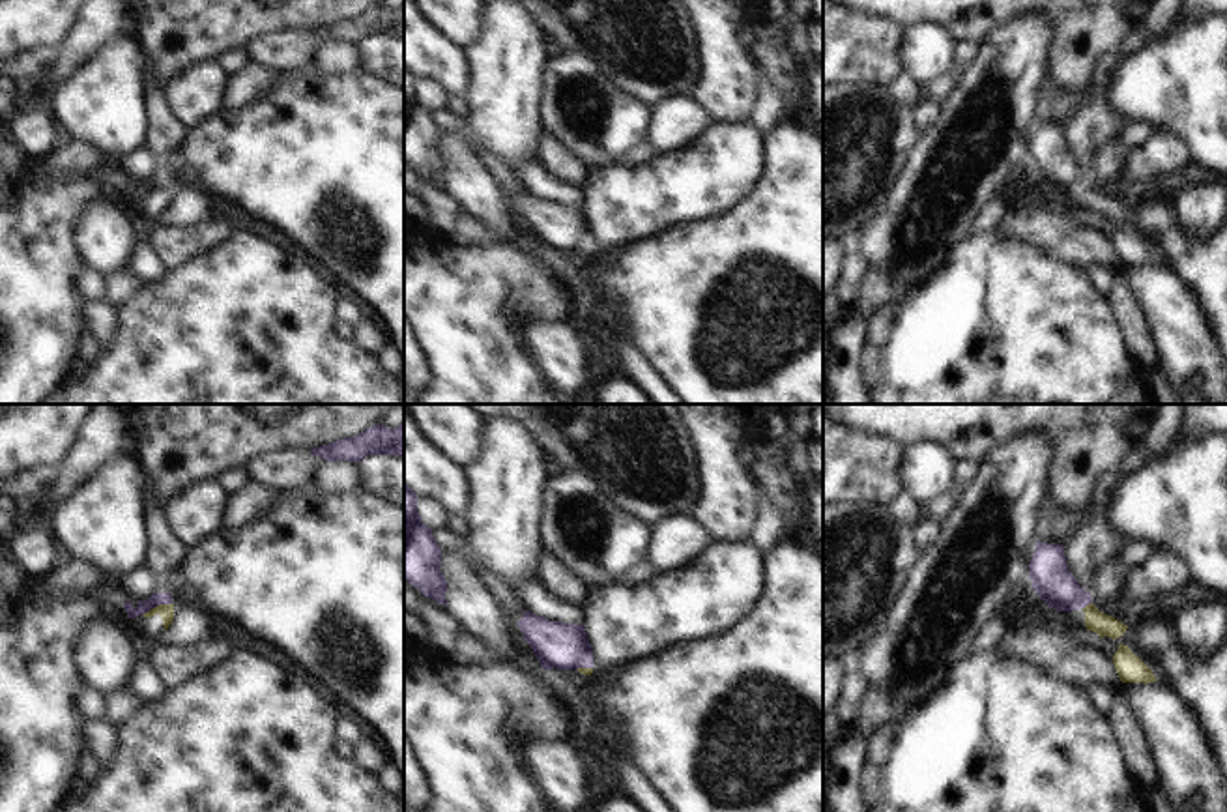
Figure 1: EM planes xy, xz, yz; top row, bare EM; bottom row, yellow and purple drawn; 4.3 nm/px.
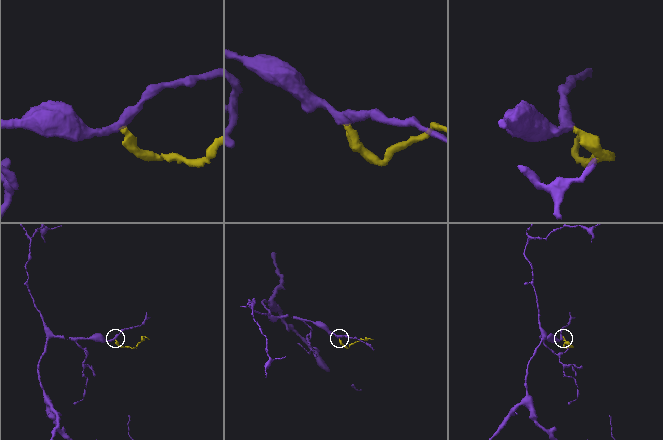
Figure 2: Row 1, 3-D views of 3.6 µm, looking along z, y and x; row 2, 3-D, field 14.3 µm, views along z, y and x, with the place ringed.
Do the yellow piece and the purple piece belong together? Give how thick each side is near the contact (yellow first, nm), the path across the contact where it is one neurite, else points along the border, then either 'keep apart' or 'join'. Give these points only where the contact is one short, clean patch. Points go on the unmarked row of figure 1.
60/60 nm | along xy (171, 184), (159, 184), (144, 195) | keep apart

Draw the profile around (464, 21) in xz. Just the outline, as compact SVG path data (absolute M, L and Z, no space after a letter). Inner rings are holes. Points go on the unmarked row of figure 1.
M417 0L423 15L466 49L483 36L488 21L488 0Z

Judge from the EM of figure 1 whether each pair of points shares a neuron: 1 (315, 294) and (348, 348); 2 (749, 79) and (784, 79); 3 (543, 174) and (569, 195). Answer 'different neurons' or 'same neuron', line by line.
1: same neuron
2: different neurons
3: same neuron

